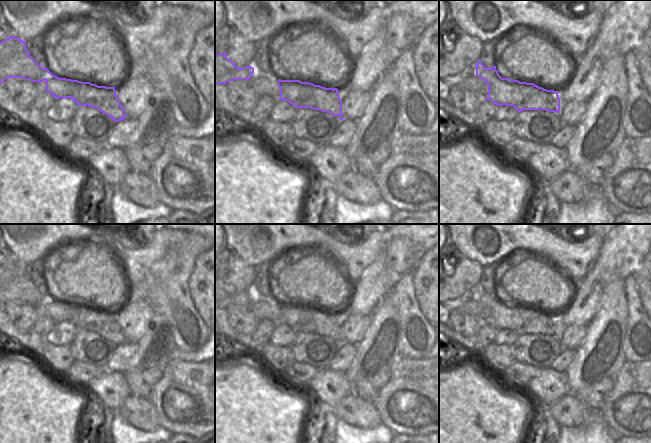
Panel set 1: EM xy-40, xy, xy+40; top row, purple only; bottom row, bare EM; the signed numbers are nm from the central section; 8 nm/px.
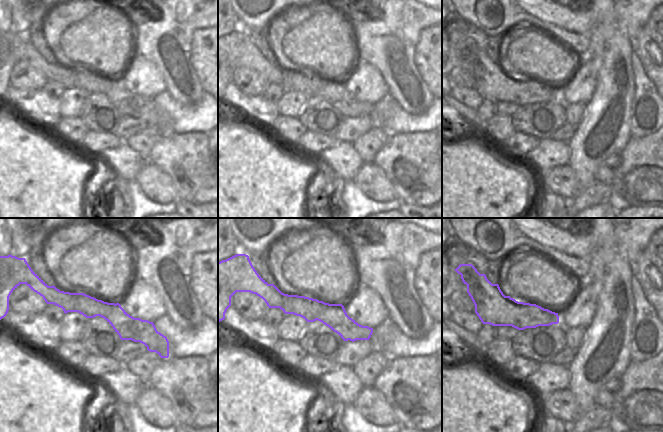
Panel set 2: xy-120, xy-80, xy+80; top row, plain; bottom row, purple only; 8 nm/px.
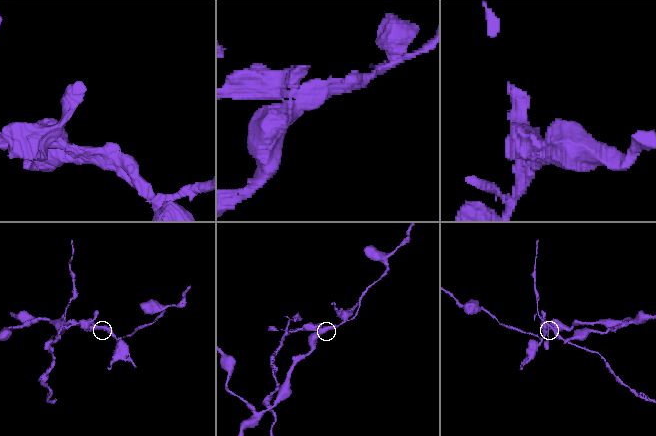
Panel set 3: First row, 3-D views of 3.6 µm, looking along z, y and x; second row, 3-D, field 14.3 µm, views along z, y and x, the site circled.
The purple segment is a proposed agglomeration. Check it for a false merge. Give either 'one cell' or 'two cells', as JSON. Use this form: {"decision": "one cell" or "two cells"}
{"decision": "two cells"}

